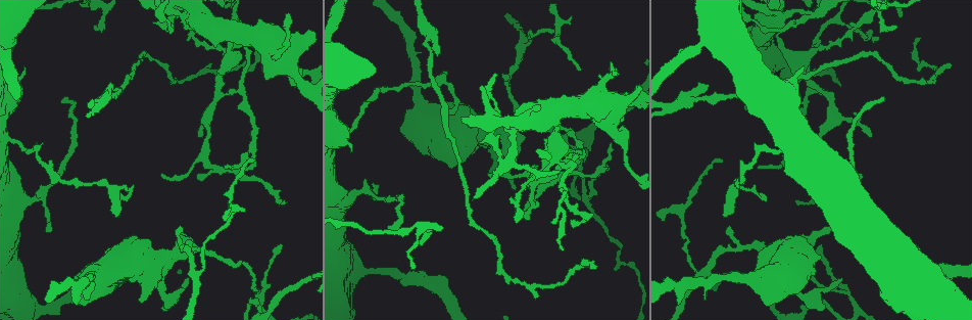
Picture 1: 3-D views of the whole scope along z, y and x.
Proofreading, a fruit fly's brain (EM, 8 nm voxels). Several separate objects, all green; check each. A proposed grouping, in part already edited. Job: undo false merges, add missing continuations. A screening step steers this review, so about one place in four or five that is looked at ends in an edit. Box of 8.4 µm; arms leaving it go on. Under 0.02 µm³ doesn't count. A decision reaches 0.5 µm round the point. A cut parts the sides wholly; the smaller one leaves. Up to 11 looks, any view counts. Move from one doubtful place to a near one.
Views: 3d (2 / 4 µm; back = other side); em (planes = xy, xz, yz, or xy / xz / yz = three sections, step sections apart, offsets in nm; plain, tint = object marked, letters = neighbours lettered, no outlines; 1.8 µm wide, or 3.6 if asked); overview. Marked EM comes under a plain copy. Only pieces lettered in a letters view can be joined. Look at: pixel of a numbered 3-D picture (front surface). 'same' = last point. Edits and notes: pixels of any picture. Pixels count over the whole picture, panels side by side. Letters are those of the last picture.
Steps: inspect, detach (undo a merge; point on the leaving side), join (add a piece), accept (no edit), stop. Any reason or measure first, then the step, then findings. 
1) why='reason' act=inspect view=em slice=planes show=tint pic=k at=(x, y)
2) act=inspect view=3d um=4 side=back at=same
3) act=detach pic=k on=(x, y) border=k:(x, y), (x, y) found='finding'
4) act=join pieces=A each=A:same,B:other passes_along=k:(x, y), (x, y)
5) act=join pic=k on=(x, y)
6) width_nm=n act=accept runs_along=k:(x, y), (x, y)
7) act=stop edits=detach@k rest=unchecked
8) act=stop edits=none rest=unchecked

why='an open end' act=inspect view=em slice=xz step=4 show=tint pic=1 at=(821, 245)

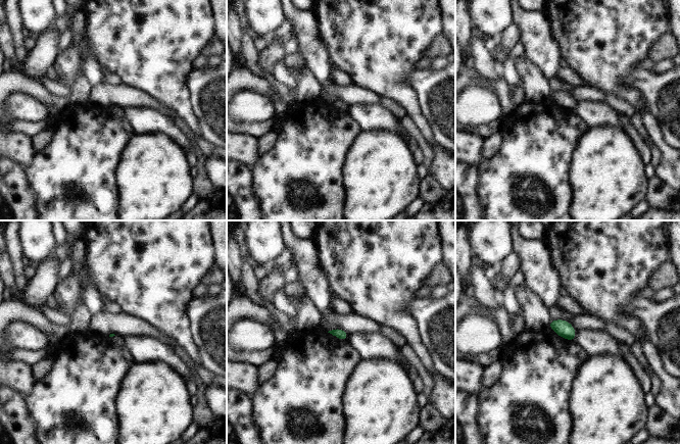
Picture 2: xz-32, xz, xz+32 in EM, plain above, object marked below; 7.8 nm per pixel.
act=inspect view=em slice=planes show=tint at=same

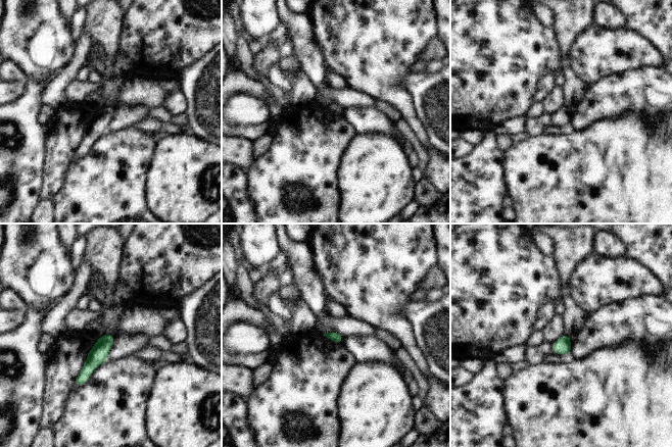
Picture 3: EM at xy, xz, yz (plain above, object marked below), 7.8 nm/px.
why='see the neighbours' act=inspect view=em slice=planes show=letters at=same

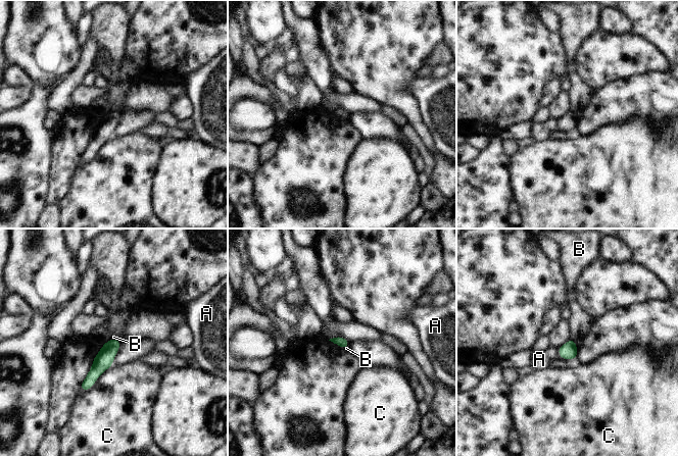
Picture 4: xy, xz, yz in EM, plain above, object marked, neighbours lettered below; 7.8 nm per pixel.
width_nm=80 act=accept each=A:other,B:other,C:other runs_along=4:(117, 343), (106, 354), (83, 388) found='none of them fits'

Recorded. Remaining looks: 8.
act=inspect view=em slice=planes show=letters pic=1 at=(46, 190)

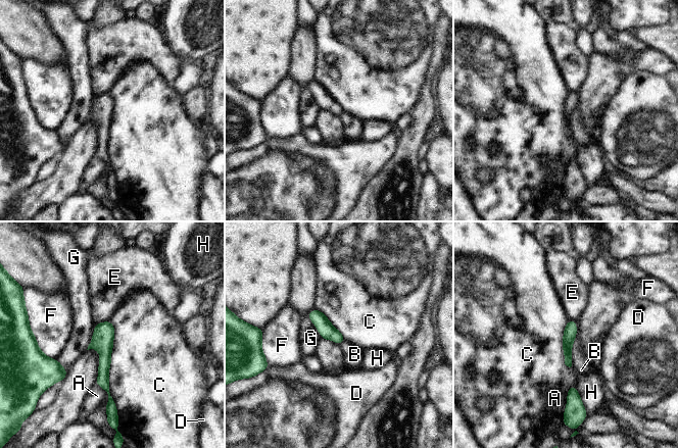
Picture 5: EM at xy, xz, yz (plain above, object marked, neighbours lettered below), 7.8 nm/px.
act=accept each=A:other,B:other,C:other,D:other,E:other,F:other,G:other,H:other runs_along=5:(104, 324), (104, 385), (106, 388) found='one neuron here'

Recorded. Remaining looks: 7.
why='end of a long branch' act=inspect view=3d um=2 pic=1 at=(61, 102)

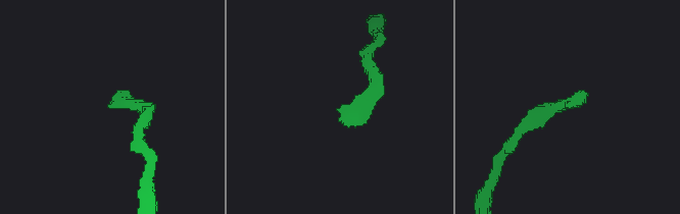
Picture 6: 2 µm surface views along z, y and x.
act=inspect view=em slice=yz step=16 show=letters pic=6 at=(339, 121)

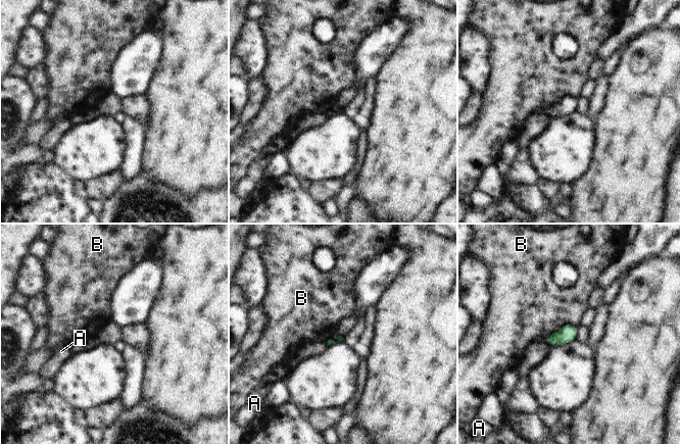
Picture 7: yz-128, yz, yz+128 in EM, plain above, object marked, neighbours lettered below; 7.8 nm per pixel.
act=inspect view=em slice=planes show=letters at=same

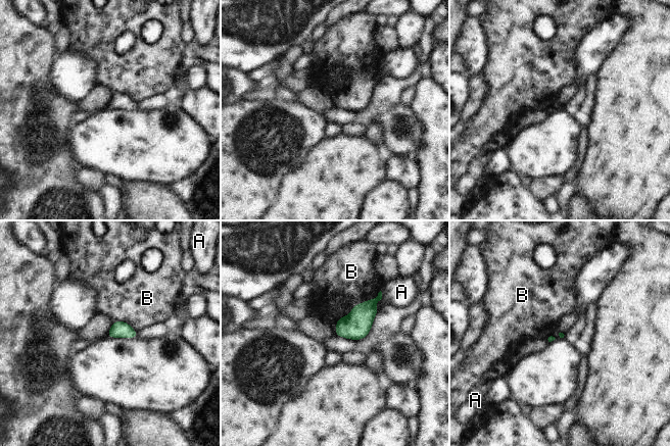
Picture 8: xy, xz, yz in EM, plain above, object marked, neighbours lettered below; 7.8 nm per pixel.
longest_contact=B:90nm act=accept each=A:other,B:other found='no lettered piece goes on from it'

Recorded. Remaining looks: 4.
why='branch stops here' act=inspect view=em slice=planes show=letters pic=1 at=(870, 136)

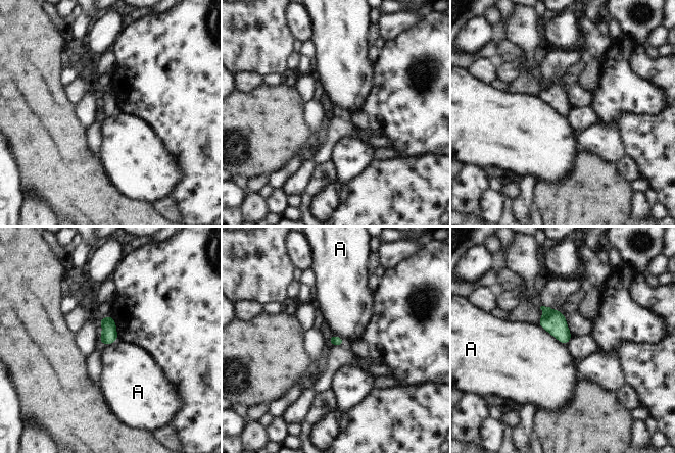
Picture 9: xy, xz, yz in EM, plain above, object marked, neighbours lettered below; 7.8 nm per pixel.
act=accept each=A:other border=9:(537, 323), (567, 345) found='no lettered piece goes on from it'

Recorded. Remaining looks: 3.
act=stop edits=none rest=unchecked

